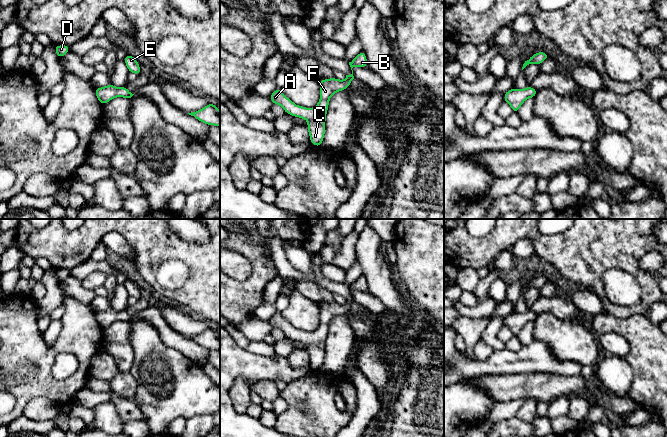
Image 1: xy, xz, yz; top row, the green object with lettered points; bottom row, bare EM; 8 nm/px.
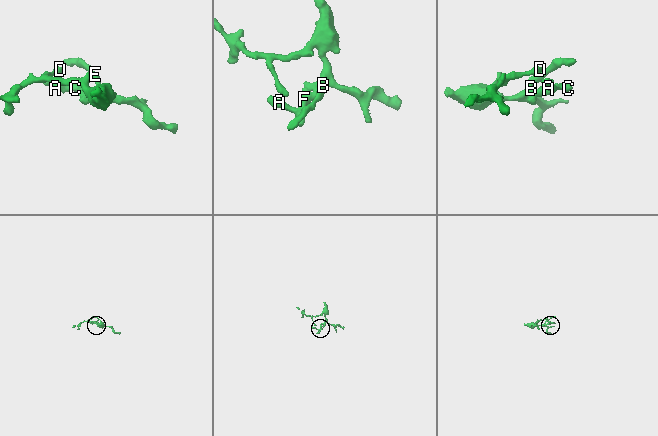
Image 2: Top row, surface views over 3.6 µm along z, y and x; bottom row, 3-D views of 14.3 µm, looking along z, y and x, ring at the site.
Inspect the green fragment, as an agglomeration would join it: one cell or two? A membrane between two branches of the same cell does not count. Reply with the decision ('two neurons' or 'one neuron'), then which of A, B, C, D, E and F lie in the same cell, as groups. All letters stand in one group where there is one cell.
one neuron; groups A B C D E F

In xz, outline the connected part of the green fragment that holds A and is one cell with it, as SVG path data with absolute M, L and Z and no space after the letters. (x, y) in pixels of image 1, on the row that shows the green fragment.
M352 70L352 74L346 75L345 80L338 80L335 77L320 80L320 100L314 108L294 104L292 100L282 93L281 88L277 88L269 98L273 105L280 105L286 114L307 120L309 124L306 127L309 131L310 142L316 147L320 147L325 135L325 121L329 100L334 93L349 87L353 79Z

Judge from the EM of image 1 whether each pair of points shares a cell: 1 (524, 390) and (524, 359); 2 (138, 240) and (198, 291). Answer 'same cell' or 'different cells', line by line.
1: different cells
2: same cell

